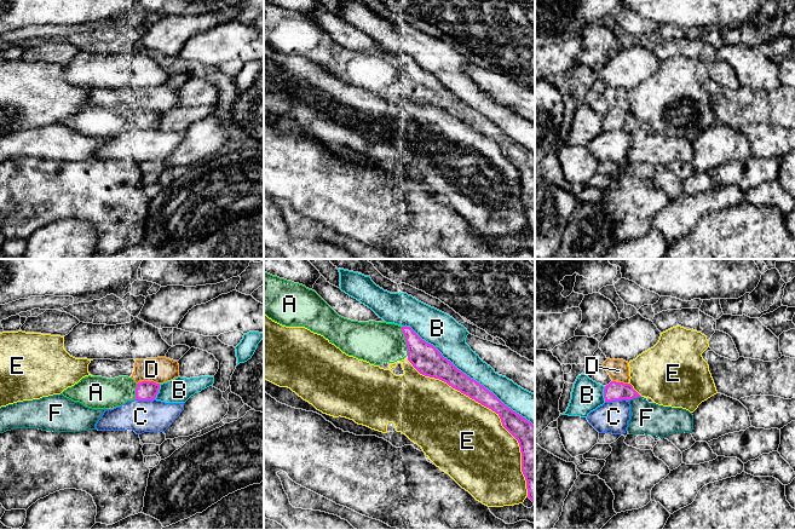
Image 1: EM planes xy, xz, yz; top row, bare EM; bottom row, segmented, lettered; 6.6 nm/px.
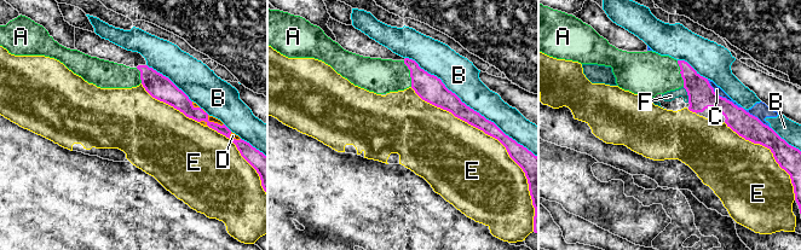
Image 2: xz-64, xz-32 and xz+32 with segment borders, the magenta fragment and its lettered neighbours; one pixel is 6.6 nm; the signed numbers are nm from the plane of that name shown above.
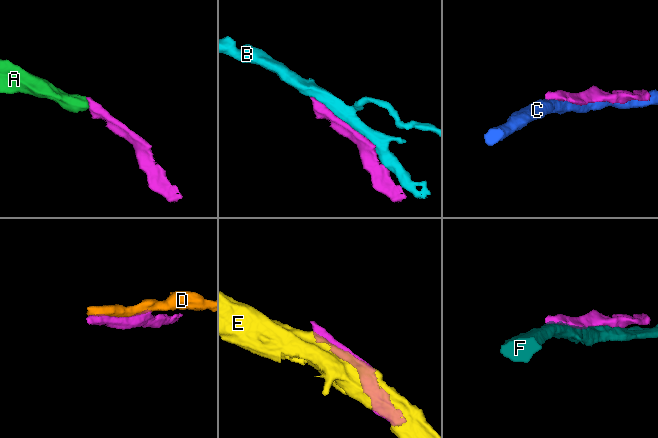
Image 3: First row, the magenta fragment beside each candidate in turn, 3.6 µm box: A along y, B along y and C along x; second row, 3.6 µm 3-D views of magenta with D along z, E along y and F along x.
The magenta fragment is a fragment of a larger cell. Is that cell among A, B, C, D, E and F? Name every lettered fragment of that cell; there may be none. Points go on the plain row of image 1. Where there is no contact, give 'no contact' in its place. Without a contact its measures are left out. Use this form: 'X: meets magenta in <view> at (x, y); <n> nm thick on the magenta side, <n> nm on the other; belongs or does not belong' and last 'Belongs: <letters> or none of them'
A: meets magenta in xz at (405, 70); 190 nm thick on the magenta side, 280 nm on the other; belongs
B: meets magenta in xz at (468, 105); 170 nm thick on the magenta side, 190 nm on the other; does not belong
C: meets magenta in yz at (616, 128); 130 nm thick on the magenta side, 200 nm on the other; does not belong
D: meets magenta in xy at (148, 110); 130 nm thick on the magenta side, 170 nm on the other; does not belong
E: meets magenta in xz at (493, 139); 150 nm thick on the magenta side, 480 nm on the other; does not belong
F: meets magenta in yz at (634, 126); 130 nm thick on the magenta side, 220 nm on the other; does not belong
Belongs: A

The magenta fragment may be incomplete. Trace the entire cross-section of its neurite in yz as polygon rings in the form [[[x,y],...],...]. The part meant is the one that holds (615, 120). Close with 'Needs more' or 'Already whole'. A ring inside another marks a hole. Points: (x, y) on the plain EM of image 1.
[[[611,110],[604,117],[605,131],[633,128],[641,126],[630,113]]]. Already whole

